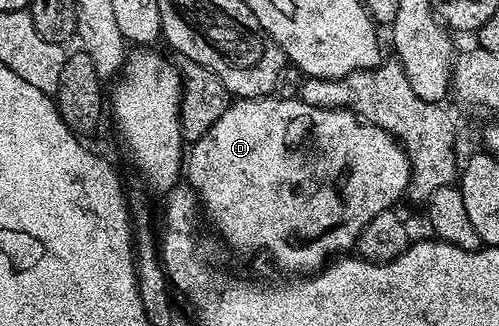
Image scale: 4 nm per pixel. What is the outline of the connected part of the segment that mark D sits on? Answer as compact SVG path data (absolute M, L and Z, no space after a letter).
M271 95L271 96L268 96L268 97L247 97L247 98L245 98L245 99L238 99L238 100L235 100L235 101L234 101L234 102L233 102L233 103L232 103L232 104L231 104L231 105L229 105L229 107L227 107L227 108L226 108L226 110L225 110L225 111L224 111L224 115L220 115L220 119L216 119L216 123L212 123L212 127L211 127L211 128L210 128L210 130L208 130L208 132L207 132L207 133L206 133L206 134L204 134L204 136L203 136L203 137L202 137L202 138L200 138L200 139L199 139L199 141L195 141L195 142L193 142L193 144L191 144L191 145L190 145L190 146L189 146L189 149L188 149L188 156L187 156L187 157L186 157L186 158L185 158L185 161L184 161L184 177L185 177L185 180L187 180L187 179L188 179L188 180L190 180L190 181L187 181L187 182L188 182L188 185L189 185L189 188L191 188L191 189L193 189L193 191L194 191L194 195L195 195L195 198L196 198L196 201L197 201L197 204L198 204L198 205L199 205L199 206L200 206L200 209L201 209L201 212L202 212L202 213L203 213L203 214L204 214L204 217L205 217L205 213L204 213L204 212L206 212L206 217L207 217L207 219L208 219L208 220L210 220L210 225L211 225L211 227L212 227L212 228L214 228L214 229L215 229L215 231L216 231L216 232L218 232L218 233L219 233L219 235L220 235L220 236L222 236L222 241L223 241L223 243L224 243L224 244L226 244L226 245L227 245L227 247L228 247L228 248L230 248L230 249L231 249L231 251L232 251L232 252L234 252L234 253L267 253L267 255L268 255L268 256L270 256L270 257L271 257L271 259L272 259L272 260L274 260L274 261L275 261L275 263L276 263L276 264L278 264L278 265L279 265L279 267L280 267L280 268L282 268L282 269L283 269L283 271L284 271L284 272L286 272L286 273L283 273L283 274L286 274L286 275L309 275L309 274L311 274L311 273L317 273L317 272L318 272L318 270L319 270L319 269L321 269L321 268L322 268L322 266L323 266L323 265L325 265L325 264L327 264L327 262L329 262L329 261L330 261L330 260L331 260L331 257L332 257L332 255L346 255L346 254L349 254L349 253L350 253L350 252L351 252L351 250L353 250L353 249L354 249L354 248L355 248L355 246L357 246L357 244L358 244L358 236L359 236L359 235L360 235L360 231L364 231L364 227L365 227L365 226L366 226L366 224L367 224L367 223L368 223L368 219L376 219L376 215L380 215L380 211L384 211L384 210L385 210L385 209L394 209L394 208L395 208L395 206L397 206L397 204L396 204L396 203L397 203L397 201L398 201L398 200L400 200L400 199L401 199L401 197L403 197L403 198L405 198L405 197L406 197L406 196L407 196L407 193L408 193L408 190L409 190L409 187L410 187L410 160L409 160L409 159L408 159L408 155L407 155L407 154L406 154L406 151L405 151L405 149L403 149L403 147L402 147L402 142L401 142L401 141L399 141L399 140L398 140L398 138L396 138L396 137L394 137L394 136L393 136L393 135L391 135L391 134L390 134L390 133L389 133L389 131L388 131L388 130L386 130L386 129L381 129L381 128L380 128L380 127L376 127L376 126L375 126L375 125L367 125L367 124L366 124L366 122L365 122L365 121L363 121L363 120L362 120L362 118L361 118L361 117L357 117L357 116L356 116L356 114L355 114L355 113L351 113L351 112L350 112L350 110L348 110L348 109L325 109L325 108L324 108L324 107L312 107L312 106L311 106L311 105L309 105L309 104L308 104L308 103L304 103L304 102L303 102L303 101L302 101L302 100L300 100L300 99L292 99L292 98L282 98L282 97L279 97L279 96L277 96L277 95Z

